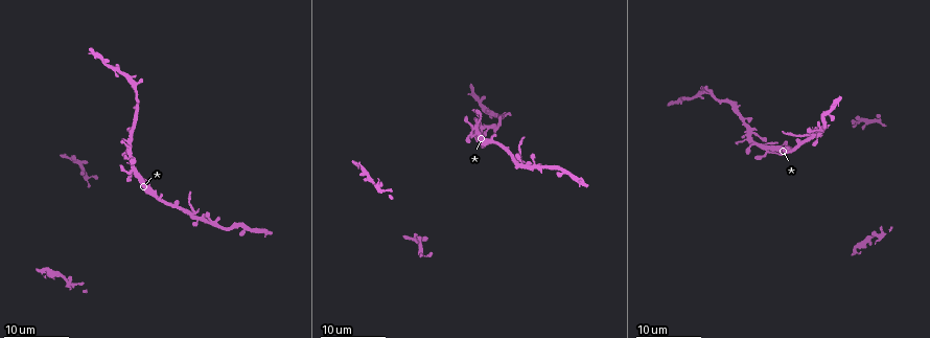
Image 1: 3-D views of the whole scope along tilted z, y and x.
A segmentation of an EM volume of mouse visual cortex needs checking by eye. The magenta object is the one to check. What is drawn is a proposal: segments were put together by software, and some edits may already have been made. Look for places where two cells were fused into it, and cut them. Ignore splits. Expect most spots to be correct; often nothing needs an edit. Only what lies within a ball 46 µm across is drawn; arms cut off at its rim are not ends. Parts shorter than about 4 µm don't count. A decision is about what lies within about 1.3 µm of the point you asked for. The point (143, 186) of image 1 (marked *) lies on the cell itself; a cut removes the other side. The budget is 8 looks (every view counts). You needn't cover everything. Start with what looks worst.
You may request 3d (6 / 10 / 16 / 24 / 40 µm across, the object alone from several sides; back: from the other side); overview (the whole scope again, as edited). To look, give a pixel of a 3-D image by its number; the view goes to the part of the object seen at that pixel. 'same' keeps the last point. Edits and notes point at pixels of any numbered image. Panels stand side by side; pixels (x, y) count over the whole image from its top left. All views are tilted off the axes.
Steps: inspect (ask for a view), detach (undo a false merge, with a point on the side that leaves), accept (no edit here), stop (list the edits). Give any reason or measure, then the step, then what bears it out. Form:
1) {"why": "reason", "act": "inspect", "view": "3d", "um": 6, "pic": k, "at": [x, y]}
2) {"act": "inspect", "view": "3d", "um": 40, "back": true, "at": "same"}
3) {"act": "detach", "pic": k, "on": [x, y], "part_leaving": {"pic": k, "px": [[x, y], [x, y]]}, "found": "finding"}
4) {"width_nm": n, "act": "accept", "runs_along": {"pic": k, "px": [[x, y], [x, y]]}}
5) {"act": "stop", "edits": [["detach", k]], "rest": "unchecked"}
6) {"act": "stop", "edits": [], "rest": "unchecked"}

{"act": "inspect", "view": "3d", "um": 24, "pic": 1, "at": [194, 213]}

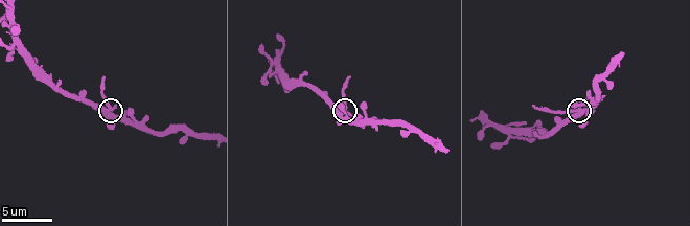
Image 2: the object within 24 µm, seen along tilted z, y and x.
{"act": "inspect", "view": "3d", "um": 10, "pic": 2, "at": [109, 110]}

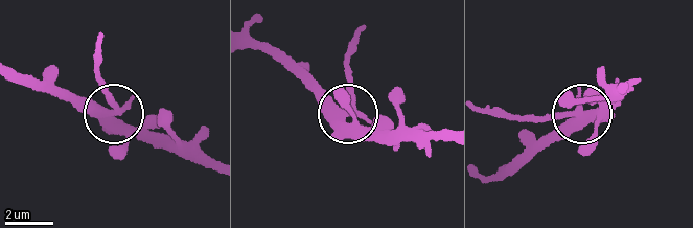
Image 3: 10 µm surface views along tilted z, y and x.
{"side_arm_um": 5, "act": "detach", "pic": 3, "on": [110, 96], "part_leaving": {"pic": 3, "px": [[115, 113], [99, 74], [99, 35]]}, "found": "two cells meet here"}

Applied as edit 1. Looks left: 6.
{"why": "thin arm on a thick one", "act": "inspect", "view": "3d", "um": 6, "pic": 2, "at": [10, 52]}

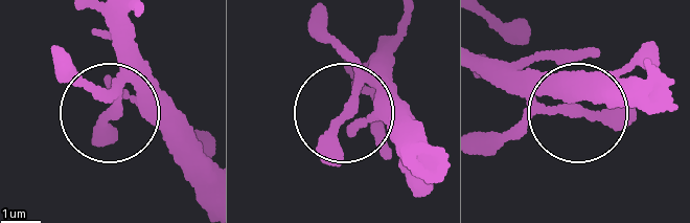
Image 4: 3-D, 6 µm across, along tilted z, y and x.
{"act": "accept", "runs_along": {"pic": 4, "px": [[408, 138], [400, 121], [343, 115], [374, 135], [385, 157]]}, "found": "all the same cell"}

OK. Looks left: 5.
{"why": "narrows sharply", "act": "inspect", "view": "3d", "um": 10, "pic": 2, "at": [379, 119]}

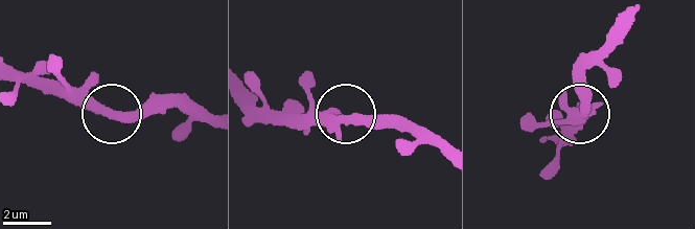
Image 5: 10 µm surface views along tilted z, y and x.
{"width_nm": 390, "act": "accept", "runs_along": {"pic": 5, "px": [[247, 98], [270, 112], [401, 115]]}, "found": "one cell here"}

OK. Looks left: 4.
{"why": "three arms meet", "act": "inspect", "view": "3d", "um": 24, "pic": 1, "at": [137, 106]}

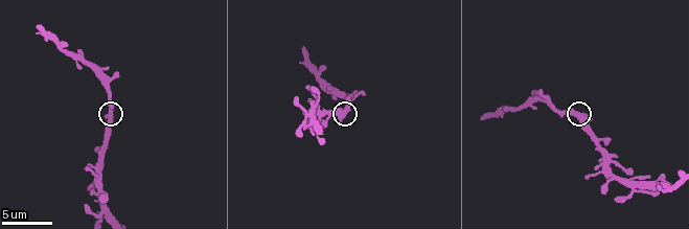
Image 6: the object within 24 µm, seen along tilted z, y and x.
{"why": "zoom in", "act": "inspect", "view": "3d", "um": 10, "pic": 6, "at": [579, 116]}

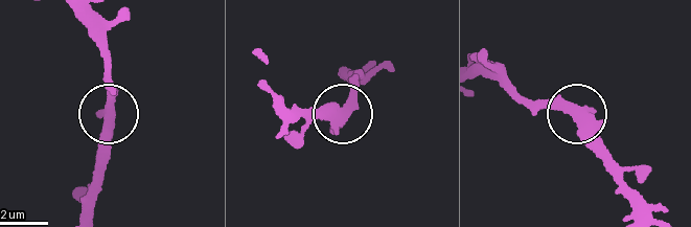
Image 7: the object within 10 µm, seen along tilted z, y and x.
{"width_nm": 360, "act": "accept", "found": "all the same cell"}

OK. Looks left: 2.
{"act": "stop", "edits": [["detach", 3]], "rest": "unchecked"}

